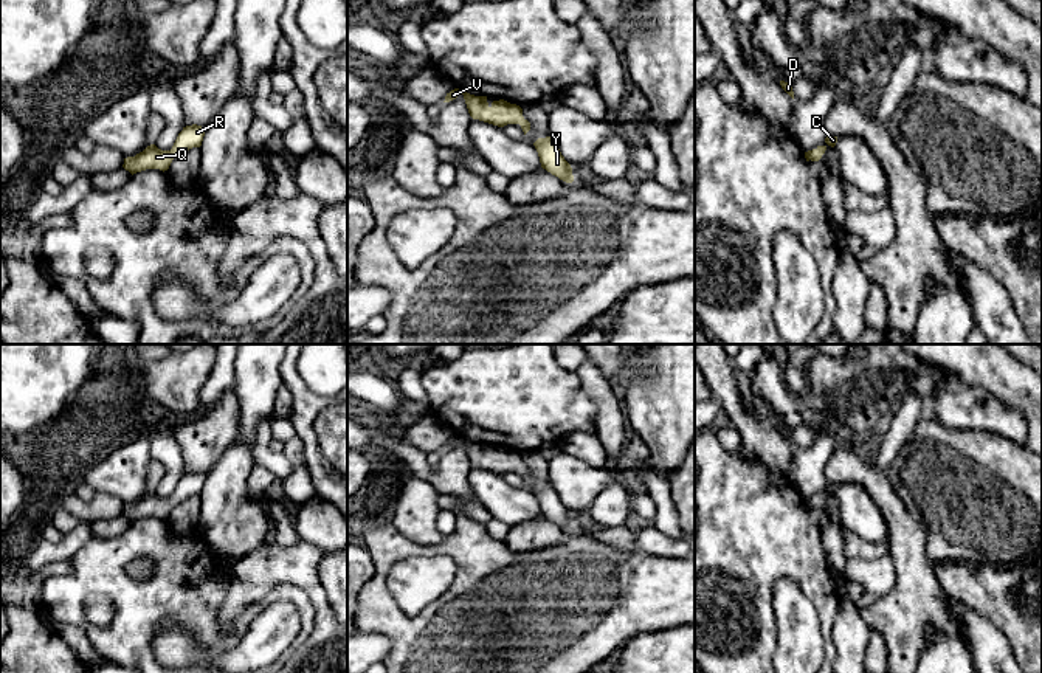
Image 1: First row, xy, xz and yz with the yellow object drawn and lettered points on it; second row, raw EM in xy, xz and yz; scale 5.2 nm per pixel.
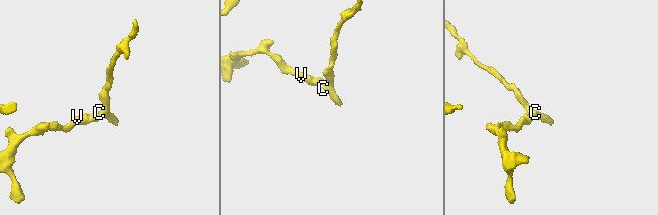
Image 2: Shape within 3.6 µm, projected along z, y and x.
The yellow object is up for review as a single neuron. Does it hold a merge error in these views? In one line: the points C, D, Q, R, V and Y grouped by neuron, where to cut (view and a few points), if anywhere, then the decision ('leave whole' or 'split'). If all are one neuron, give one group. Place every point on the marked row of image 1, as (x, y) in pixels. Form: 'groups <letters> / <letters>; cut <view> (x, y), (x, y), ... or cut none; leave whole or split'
groups C D Q R V Y; cut none; leave whole

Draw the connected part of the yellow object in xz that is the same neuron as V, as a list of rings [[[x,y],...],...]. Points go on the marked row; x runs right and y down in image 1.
[[[454,88],[447,93],[443,102],[456,99],[459,91],[464,95],[468,113],[473,119],[479,119],[498,127],[519,124],[524,135],[530,130],[530,123],[523,116],[523,109],[504,99],[488,104],[487,96],[474,96],[464,90]]]

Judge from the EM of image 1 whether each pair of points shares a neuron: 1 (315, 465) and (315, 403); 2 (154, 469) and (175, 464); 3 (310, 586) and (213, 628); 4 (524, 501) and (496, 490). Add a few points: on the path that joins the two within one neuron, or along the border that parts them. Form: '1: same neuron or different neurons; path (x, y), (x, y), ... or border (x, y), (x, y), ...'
1: same neuron; path (310, 450), (307, 419)
2: different neurons; border (152, 458), (163, 467), (163, 476), (154, 490)
3: different neurons; border (262, 603), (247, 605), (231, 621), (219, 617)
4: same neuron; path (518, 501), (507, 501), (503, 496)

